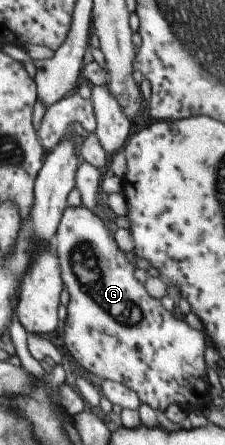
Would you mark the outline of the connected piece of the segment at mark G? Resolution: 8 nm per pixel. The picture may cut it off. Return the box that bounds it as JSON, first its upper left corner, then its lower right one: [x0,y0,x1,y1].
[53,205,208,412]

